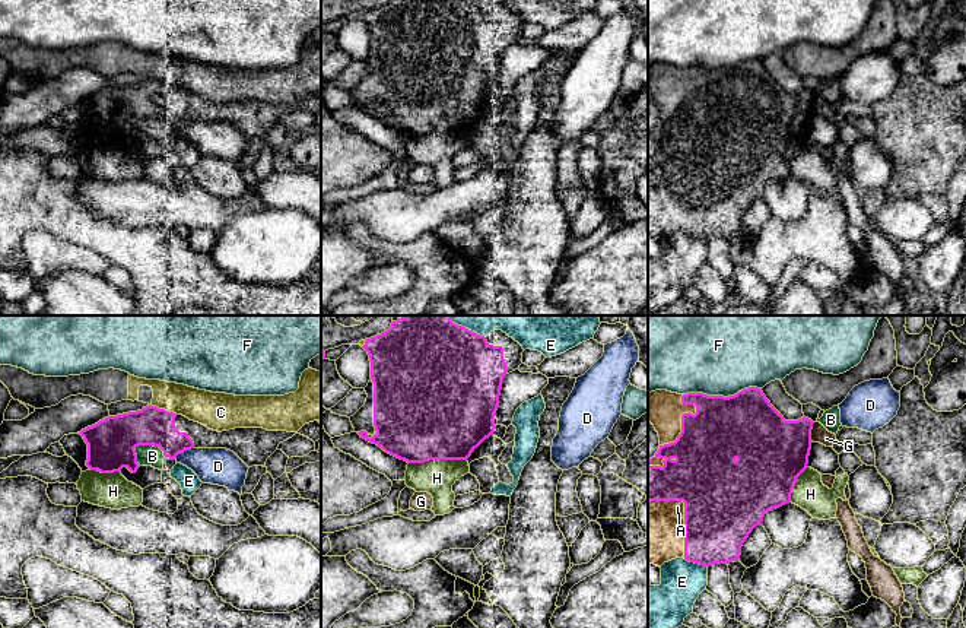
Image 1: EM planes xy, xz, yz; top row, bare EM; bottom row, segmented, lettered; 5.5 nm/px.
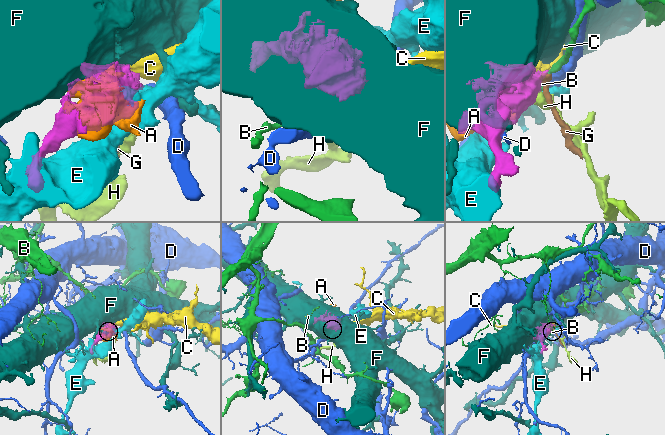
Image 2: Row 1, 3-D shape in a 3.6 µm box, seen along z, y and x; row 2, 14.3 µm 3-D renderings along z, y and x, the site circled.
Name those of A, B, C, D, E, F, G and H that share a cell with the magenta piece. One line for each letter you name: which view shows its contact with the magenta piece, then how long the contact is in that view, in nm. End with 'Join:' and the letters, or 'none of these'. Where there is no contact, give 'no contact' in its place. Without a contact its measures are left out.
A: contact in yz; length 380 nm
Join: A

